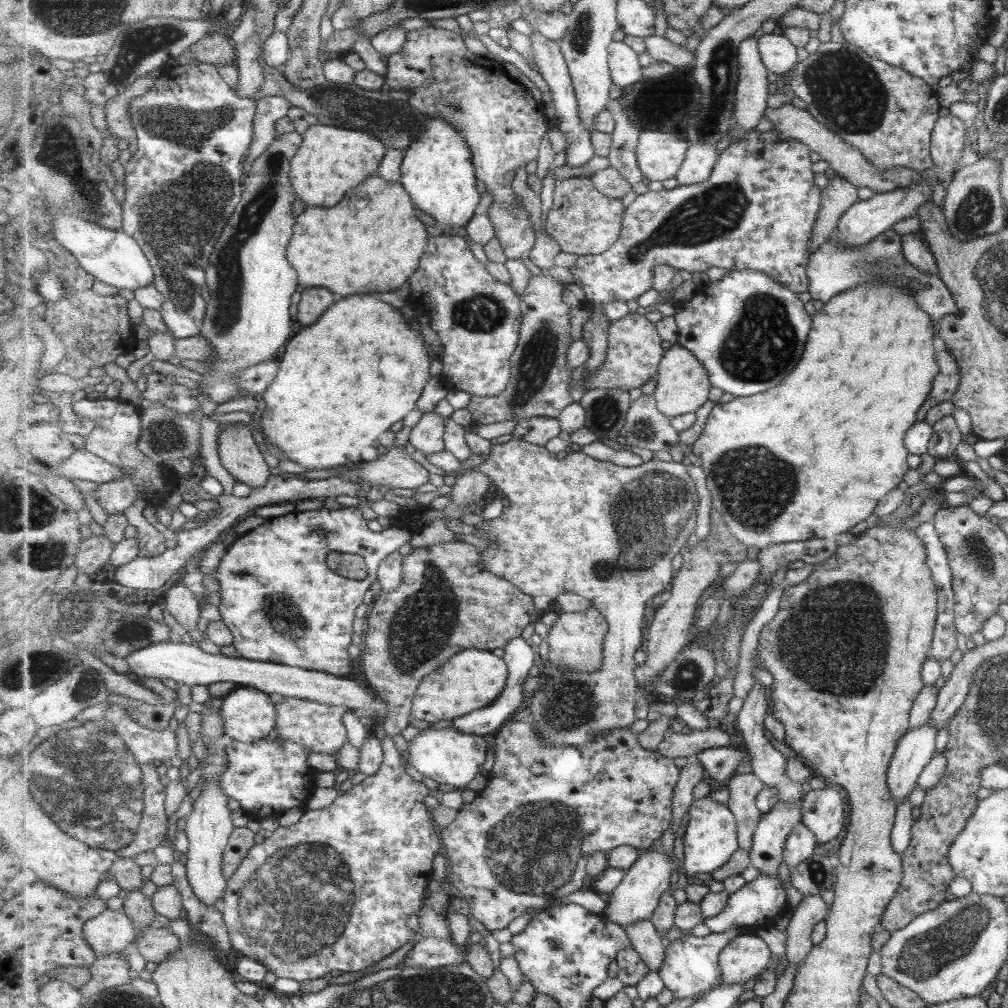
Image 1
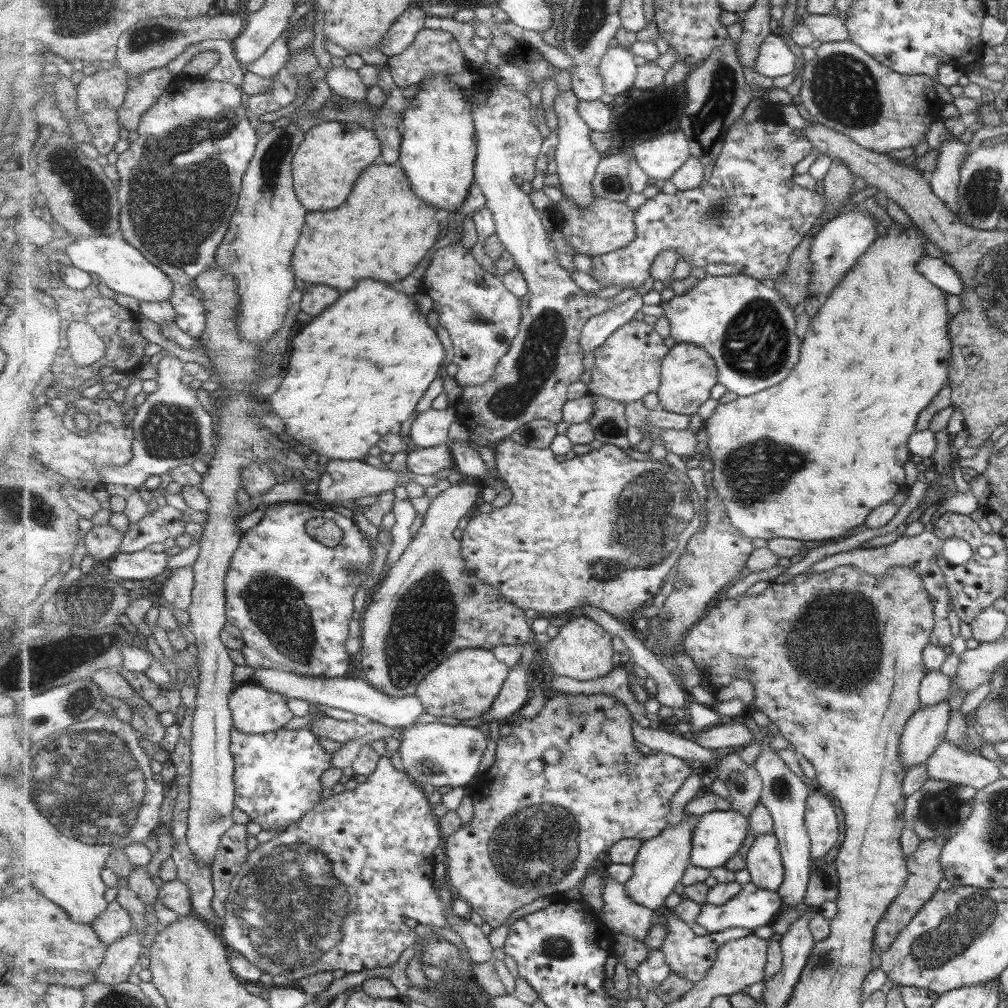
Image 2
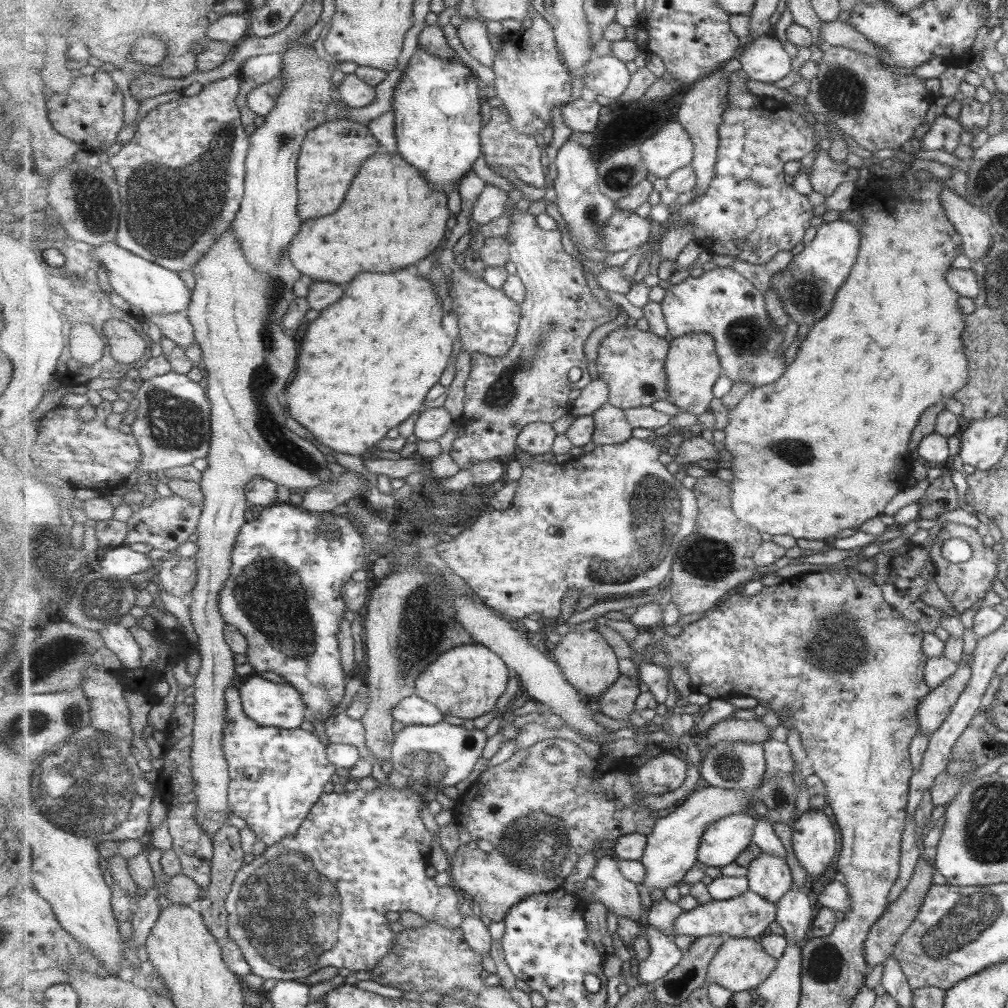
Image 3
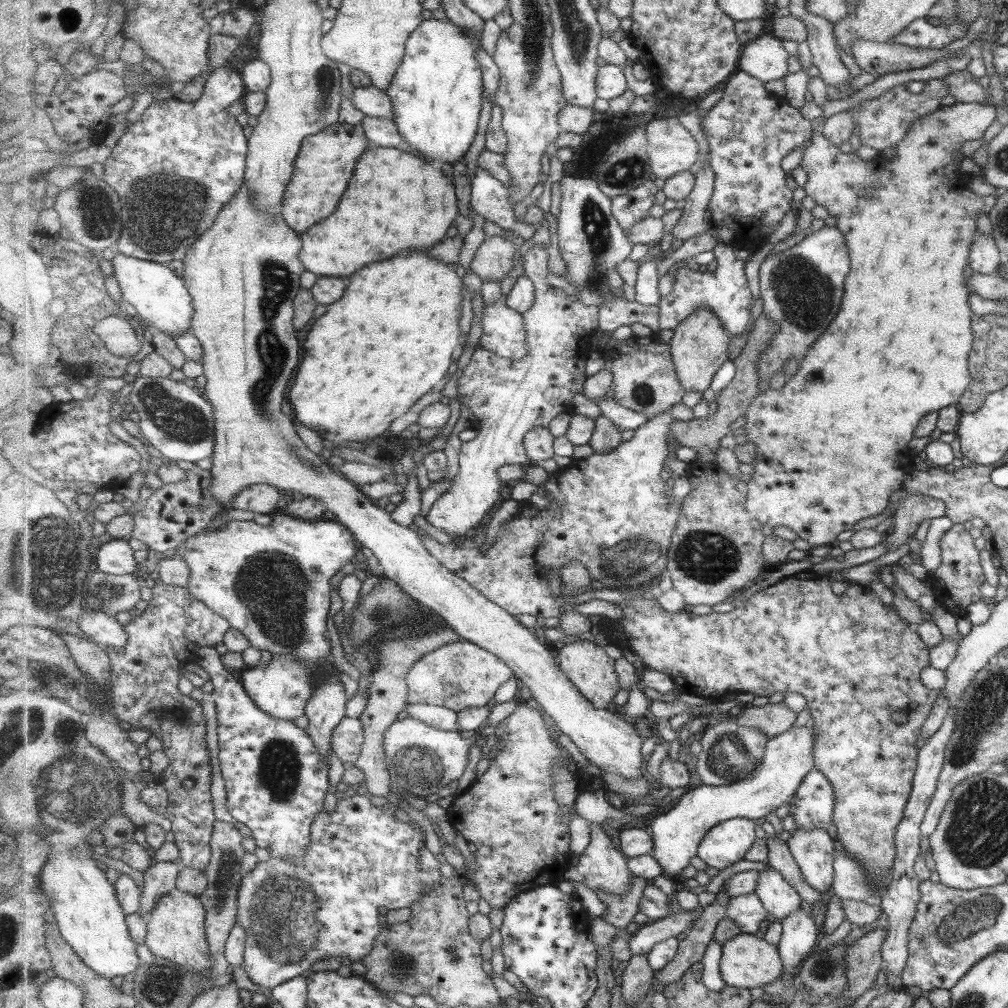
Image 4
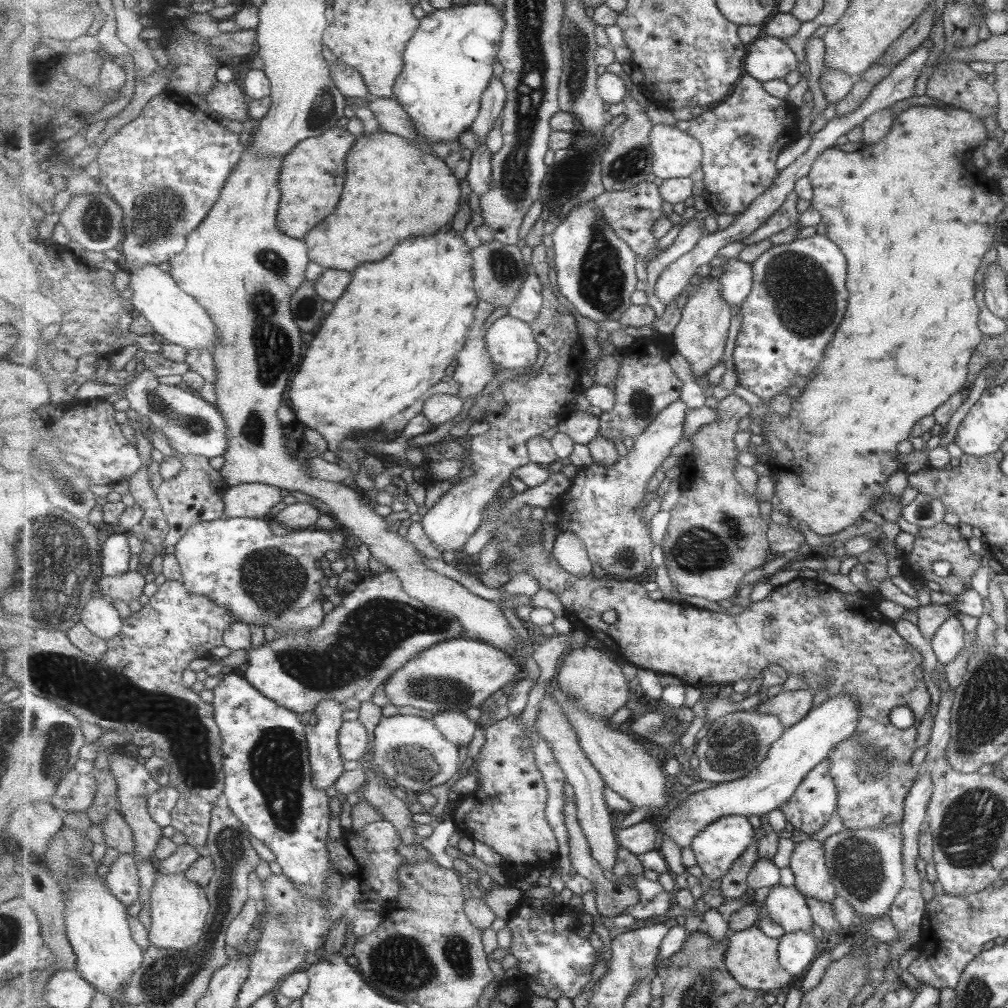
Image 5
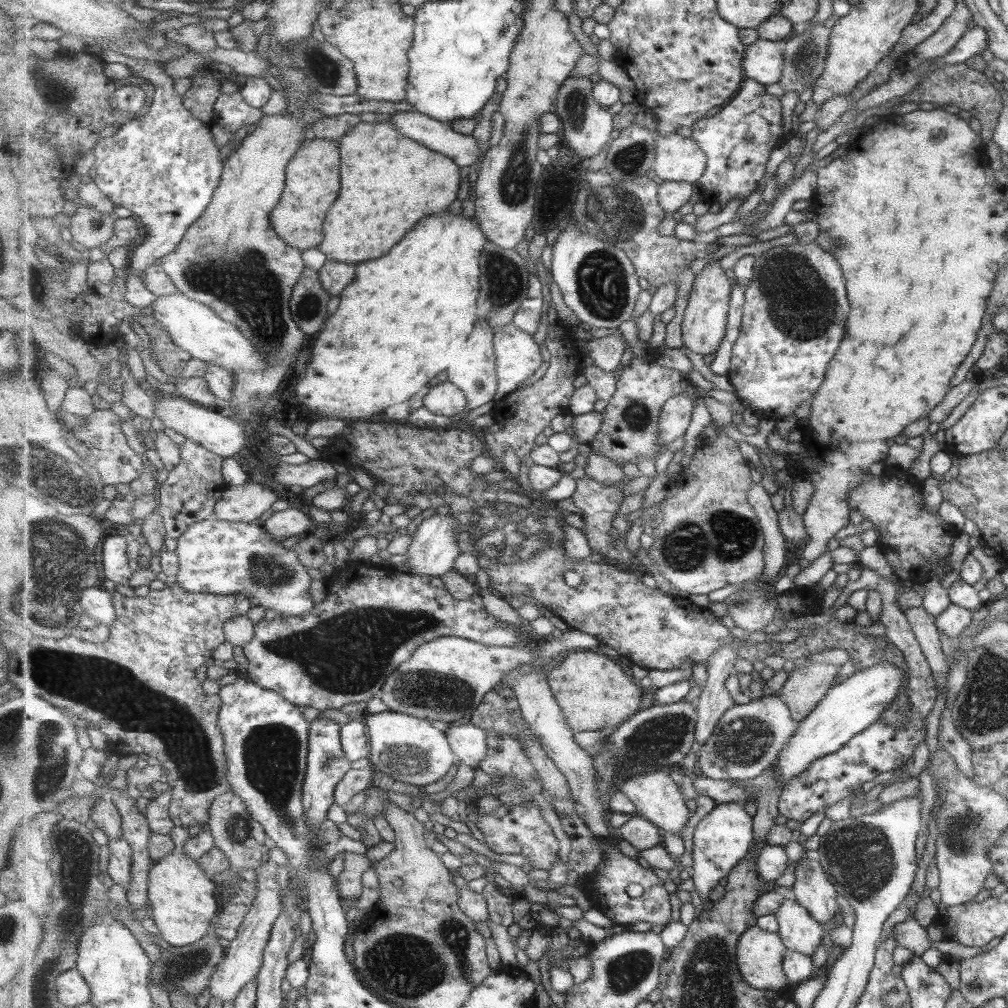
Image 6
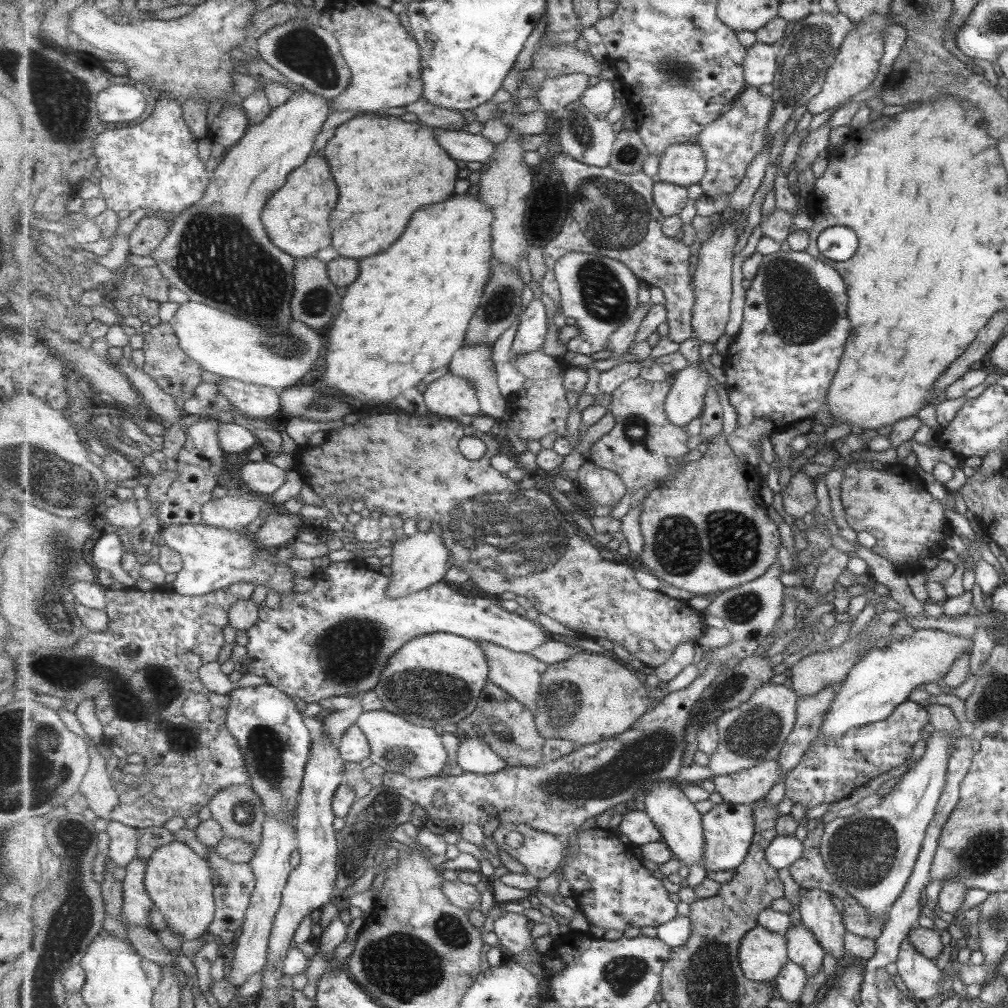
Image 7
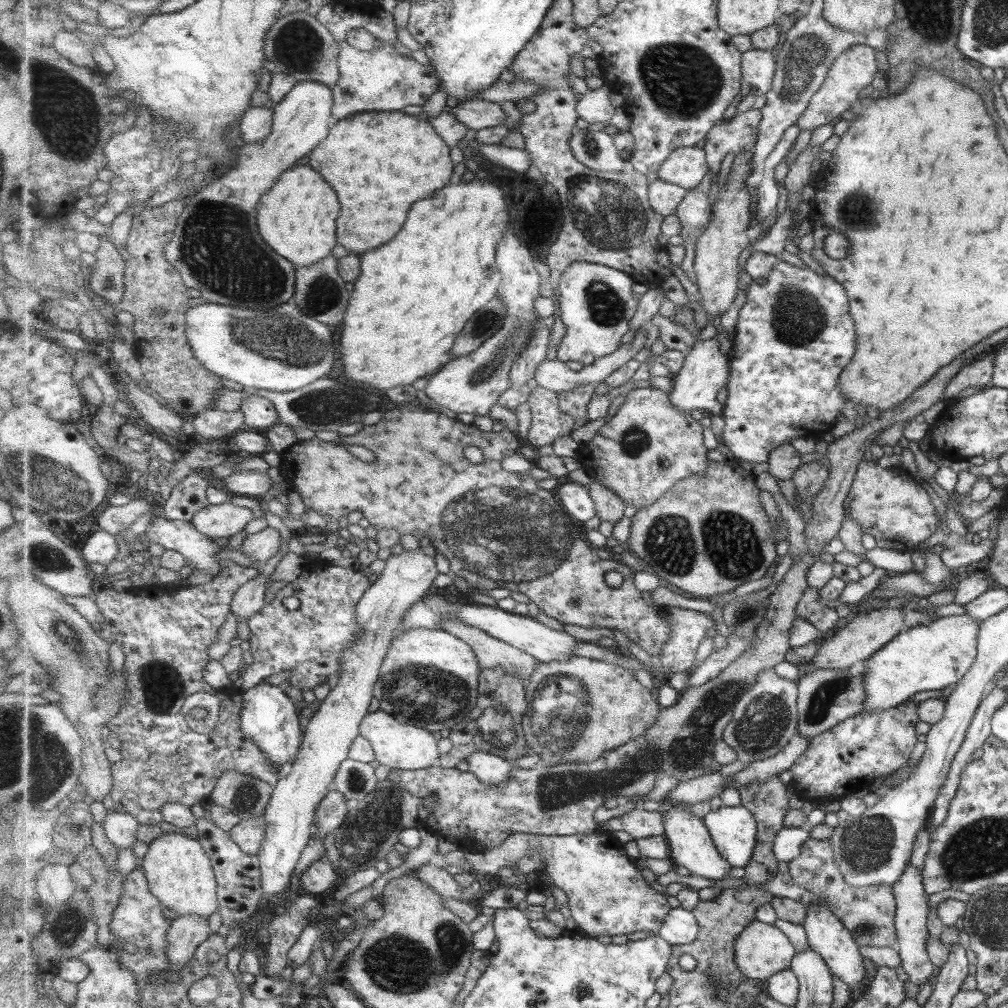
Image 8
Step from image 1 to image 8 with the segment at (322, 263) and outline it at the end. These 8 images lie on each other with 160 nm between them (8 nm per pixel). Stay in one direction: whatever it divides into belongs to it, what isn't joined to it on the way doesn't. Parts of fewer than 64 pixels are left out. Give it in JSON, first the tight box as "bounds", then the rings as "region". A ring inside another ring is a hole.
{"bounds":[307,111,455,283],"region":[[[369,111],[333,121],[330,135],[313,149],[309,158],[307,164],[333,184],[343,204],[339,244],[359,252],[339,260],[339,274],[348,283],[362,274],[363,252],[391,242],[407,222],[411,204],[445,188],[455,170],[451,147],[431,121],[404,111]]]}

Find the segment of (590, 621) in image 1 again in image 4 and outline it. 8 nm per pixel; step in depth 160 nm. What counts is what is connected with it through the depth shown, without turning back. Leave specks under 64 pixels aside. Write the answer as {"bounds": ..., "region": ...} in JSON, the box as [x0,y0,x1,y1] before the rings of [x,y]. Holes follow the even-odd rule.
{"bounds":[556,640,622,708],"region":[[[577,640],[573,643],[558,646],[556,648],[556,657],[559,661],[560,669],[597,708],[609,708],[609,704],[621,692],[622,684],[616,669],[616,660],[609,658],[602,646],[593,641]]]}

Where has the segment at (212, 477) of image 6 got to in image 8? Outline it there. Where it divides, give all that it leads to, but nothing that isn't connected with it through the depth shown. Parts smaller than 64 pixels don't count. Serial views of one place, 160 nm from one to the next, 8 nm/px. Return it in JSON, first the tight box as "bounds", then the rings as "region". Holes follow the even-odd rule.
{"bounds":[163,409,246,521],"region":[[[210,409],[192,418],[195,428],[194,440],[211,440],[232,436],[246,424],[245,414],[239,409],[235,412]],[[193,473],[172,485],[171,495],[163,503],[165,517],[191,521],[195,514],[210,505],[207,488],[211,484],[210,479]]]}

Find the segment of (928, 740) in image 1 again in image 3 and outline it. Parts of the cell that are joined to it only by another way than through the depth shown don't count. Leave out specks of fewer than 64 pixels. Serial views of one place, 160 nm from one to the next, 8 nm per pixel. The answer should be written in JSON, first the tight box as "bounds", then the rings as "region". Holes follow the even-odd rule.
{"bounds":[916,654,972,736],"region":[[[972,654],[971,661],[958,662],[955,672],[944,678],[941,684],[938,684],[925,695],[925,698],[916,708],[916,715],[918,716],[917,734],[923,732],[923,734],[930,736],[947,718],[951,707],[968,683],[968,678],[971,676],[971,667]]]}

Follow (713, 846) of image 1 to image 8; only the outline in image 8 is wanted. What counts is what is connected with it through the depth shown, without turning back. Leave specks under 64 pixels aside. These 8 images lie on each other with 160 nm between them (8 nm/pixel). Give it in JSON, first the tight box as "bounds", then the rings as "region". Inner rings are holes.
{"bounds":[704,806,758,868],"region":[[[722,806],[704,818],[707,829],[716,842],[716,848],[734,868],[743,868],[752,862],[758,847],[758,824],[745,806]]]}

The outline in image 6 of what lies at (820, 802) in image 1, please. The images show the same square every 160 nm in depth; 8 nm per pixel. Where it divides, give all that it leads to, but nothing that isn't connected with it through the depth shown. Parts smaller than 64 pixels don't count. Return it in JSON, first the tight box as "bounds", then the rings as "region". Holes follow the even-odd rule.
{"bounds":[792,855,838,929],"region":[[[809,855],[795,868],[792,890],[799,904],[806,908],[825,929],[838,911],[837,894],[832,882],[825,877],[819,858]]]}

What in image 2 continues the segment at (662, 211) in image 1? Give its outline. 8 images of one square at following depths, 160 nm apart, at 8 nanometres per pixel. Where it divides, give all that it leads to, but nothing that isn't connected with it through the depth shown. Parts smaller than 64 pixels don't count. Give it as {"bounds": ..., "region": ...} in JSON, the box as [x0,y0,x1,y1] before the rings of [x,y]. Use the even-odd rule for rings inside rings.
{"bounds":[590,118,826,290],"region":[[[758,118],[752,122],[745,122],[742,119],[739,119],[735,124],[733,124],[727,133],[722,153],[715,161],[711,177],[706,183],[703,183],[699,189],[694,189],[693,191],[677,190],[677,192],[673,194],[659,192],[639,207],[635,211],[636,223],[638,226],[638,235],[636,240],[634,240],[629,246],[621,248],[616,252],[609,253],[604,256],[593,257],[590,274],[592,278],[604,287],[615,285],[619,286],[621,290],[636,289],[642,284],[645,284],[645,280],[647,280],[647,278],[652,277],[652,269],[655,260],[657,260],[657,257],[661,255],[661,252],[665,252],[665,250],[669,249],[677,249],[677,254],[683,257],[690,267],[704,268],[707,264],[727,264],[732,266],[736,274],[742,273],[747,276],[752,276],[752,278],[758,279],[759,281],[768,283],[773,283],[774,280],[779,278],[779,275],[785,274],[785,272],[787,272],[787,268],[789,268],[791,256],[796,252],[796,248],[804,242],[806,237],[809,235],[809,232],[811,232],[811,228],[815,226],[815,222],[821,218],[821,213],[825,210],[826,200],[824,195],[818,194],[814,190],[811,191],[807,188],[802,188],[801,186],[793,183],[795,166],[797,166],[803,158],[807,158],[809,154],[812,154],[812,150],[814,150],[814,146],[808,139],[804,129],[791,128],[791,126],[787,126],[787,124],[777,122],[777,130],[757,130],[757,124],[759,124]]]}

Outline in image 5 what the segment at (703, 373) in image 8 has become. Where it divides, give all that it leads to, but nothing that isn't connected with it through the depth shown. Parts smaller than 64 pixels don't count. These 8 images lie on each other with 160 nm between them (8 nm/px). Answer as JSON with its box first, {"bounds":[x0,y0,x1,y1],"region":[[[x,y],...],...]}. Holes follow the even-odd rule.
{"bounds":[553,400,689,580],"region":[[[683,400],[673,402],[671,406],[660,412],[643,434],[635,438],[633,447],[628,449],[624,457],[620,457],[617,464],[606,468],[594,462],[591,466],[580,468],[573,478],[572,487],[553,506],[557,514],[557,528],[560,532],[569,532],[581,538],[591,560],[602,567],[607,572],[607,576],[617,580],[637,580],[641,574],[647,572],[647,568],[655,568],[655,565],[651,563],[651,550],[654,546],[651,540],[651,530],[649,530],[649,525],[643,523],[642,507],[639,508],[639,506],[641,506],[641,500],[647,496],[649,478],[653,479],[661,464],[671,456],[671,450],[684,439],[683,426],[685,426],[687,412],[689,412],[689,406]]]}

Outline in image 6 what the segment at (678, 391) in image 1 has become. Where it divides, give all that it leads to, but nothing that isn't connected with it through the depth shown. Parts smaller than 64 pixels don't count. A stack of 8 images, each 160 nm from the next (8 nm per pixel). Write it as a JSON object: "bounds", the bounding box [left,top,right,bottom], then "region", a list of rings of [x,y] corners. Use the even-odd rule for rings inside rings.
{"bounds":[683,260,733,354],"region":[[[714,260],[705,265],[704,269],[696,276],[696,282],[691,294],[691,301],[687,307],[685,321],[683,321],[683,341],[685,347],[699,354],[717,352],[729,324],[729,299],[733,284],[727,272],[721,268],[721,262]]]}

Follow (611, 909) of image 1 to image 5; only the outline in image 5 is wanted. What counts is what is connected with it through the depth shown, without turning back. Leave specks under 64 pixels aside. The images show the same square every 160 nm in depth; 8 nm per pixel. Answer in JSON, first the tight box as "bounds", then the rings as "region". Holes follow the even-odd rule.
{"bounds":[657,695,860,849],"region":[[[849,695],[827,698],[801,722],[785,730],[761,767],[740,780],[719,783],[713,788],[693,793],[684,798],[677,810],[661,817],[657,825],[661,827],[663,836],[673,837],[684,849],[691,846],[693,839],[709,824],[723,816],[755,815],[762,819],[772,810],[780,809],[797,792],[809,773],[821,765],[837,745],[853,736],[858,727],[858,716],[860,708]]]}

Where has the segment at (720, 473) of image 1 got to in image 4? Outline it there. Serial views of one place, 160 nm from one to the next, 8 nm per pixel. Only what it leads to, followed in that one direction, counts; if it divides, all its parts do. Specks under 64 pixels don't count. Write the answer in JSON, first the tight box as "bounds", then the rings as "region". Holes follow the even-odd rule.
{"bounds":[744,103,995,548],"region":[[[953,103],[941,105],[933,112],[916,118],[909,126],[906,135],[899,143],[893,145],[893,157],[888,158],[880,153],[869,160],[862,160],[854,153],[841,153],[833,143],[827,140],[824,133],[818,129],[811,138],[810,146],[805,149],[801,166],[809,175],[804,190],[807,195],[824,206],[829,216],[835,218],[834,227],[844,240],[850,261],[843,288],[845,300],[841,300],[841,312],[837,320],[833,320],[833,328],[825,332],[825,336],[809,349],[808,355],[799,362],[797,373],[779,390],[768,390],[753,401],[753,405],[744,413],[747,430],[745,436],[757,446],[757,455],[753,461],[754,473],[748,483],[748,510],[763,524],[771,528],[788,526],[793,532],[805,540],[812,548],[831,546],[836,542],[840,532],[851,529],[861,518],[877,516],[889,508],[889,496],[902,488],[904,476],[907,475],[905,462],[909,460],[909,440],[913,440],[913,431],[919,419],[930,412],[938,411],[945,406],[956,404],[968,387],[971,379],[967,374],[967,354],[971,350],[971,305],[963,276],[963,269],[968,265],[969,250],[974,242],[975,220],[980,214],[988,214],[994,207],[993,195],[980,196],[969,188],[969,178],[957,176],[961,170],[953,162],[953,154],[959,152],[961,144],[967,140],[979,140],[983,132],[995,119],[995,109],[992,105],[979,103]]]}

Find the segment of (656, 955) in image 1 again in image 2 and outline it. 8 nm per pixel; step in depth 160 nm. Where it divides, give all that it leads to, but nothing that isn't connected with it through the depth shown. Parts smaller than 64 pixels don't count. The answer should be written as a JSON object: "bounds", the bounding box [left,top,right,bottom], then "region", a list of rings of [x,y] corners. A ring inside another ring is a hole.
{"bounds":[601,877,657,941],"region":[[[607,877],[604,879],[604,911],[601,919],[610,931],[628,934],[638,941],[645,940],[654,926],[657,911],[643,906],[627,894],[625,884]]]}

